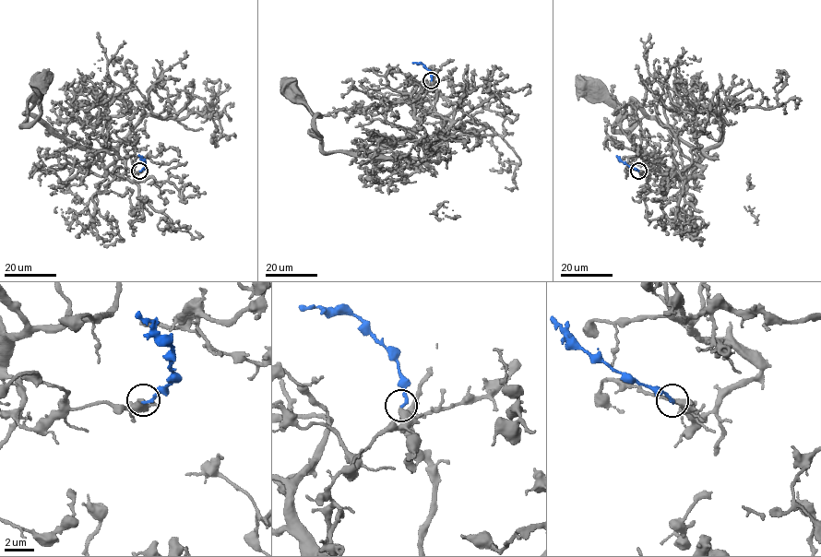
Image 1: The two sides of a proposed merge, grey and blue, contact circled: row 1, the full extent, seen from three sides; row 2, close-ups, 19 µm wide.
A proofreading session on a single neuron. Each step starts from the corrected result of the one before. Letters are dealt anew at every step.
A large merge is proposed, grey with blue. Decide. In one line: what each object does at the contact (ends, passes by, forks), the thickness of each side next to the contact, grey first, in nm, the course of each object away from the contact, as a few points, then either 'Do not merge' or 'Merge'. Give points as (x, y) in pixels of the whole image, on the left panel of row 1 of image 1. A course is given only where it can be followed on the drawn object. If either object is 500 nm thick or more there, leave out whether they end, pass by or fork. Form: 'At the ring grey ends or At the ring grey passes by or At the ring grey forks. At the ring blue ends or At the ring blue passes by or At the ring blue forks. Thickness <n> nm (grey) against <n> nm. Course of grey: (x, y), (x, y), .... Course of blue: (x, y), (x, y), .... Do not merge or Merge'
At the ring grey ends. At the ring blue ends. Thickness 400 nm (grey) against 220 nm. Course of grey: (139, 171), (101, 160), (124, 104), (142, 110), (117, 146), (75, 147), (29, 100), (21, 126), (41, 82). Course of blue: (139, 171), (146, 165), (138, 155). Do not merge

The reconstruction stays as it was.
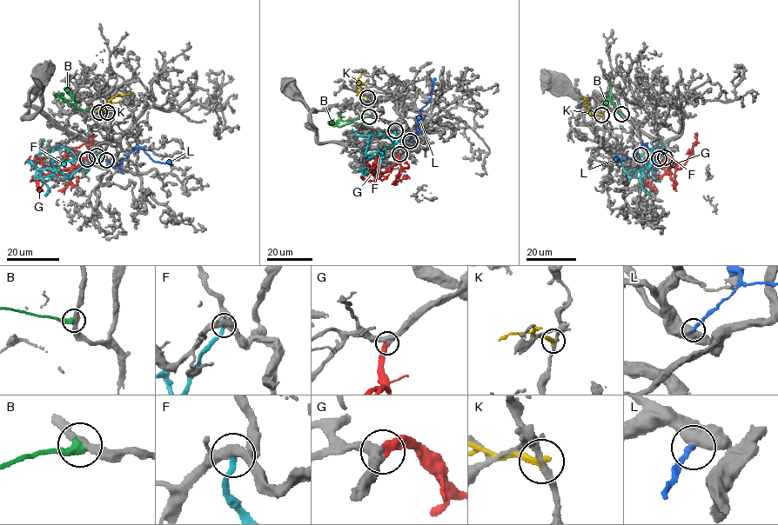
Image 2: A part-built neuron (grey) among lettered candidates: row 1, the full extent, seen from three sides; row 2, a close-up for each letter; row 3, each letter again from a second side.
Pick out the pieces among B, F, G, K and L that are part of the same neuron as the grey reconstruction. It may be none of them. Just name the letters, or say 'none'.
G

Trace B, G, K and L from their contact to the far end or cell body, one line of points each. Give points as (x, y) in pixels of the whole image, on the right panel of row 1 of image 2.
B: (621, 114), (615, 112), (610, 97), (608, 80)
G: (665, 157), (670, 157), (677, 169), (681, 168), (693, 151), (696, 132)
K: (601, 115), (589, 112), (586, 98), (580, 97)
L: (659, 158), (654, 164), (643, 144), (632, 158), (614, 159)

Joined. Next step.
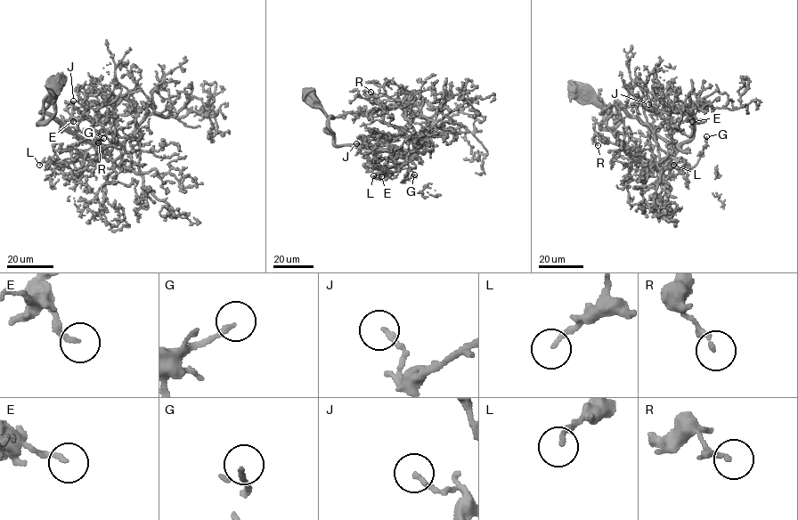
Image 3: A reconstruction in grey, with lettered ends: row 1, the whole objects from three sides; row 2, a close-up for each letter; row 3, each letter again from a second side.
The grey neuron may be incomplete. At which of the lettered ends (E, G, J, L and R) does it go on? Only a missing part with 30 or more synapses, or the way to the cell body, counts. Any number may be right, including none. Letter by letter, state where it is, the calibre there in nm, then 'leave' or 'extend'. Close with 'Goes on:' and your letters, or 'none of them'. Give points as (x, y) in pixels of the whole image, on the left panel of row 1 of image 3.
E: (73, 121) | 170 nm | leave
G: (103, 138) | 180 nm | extend
J: (73, 101) | 170 nm | leave
L: (39, 165) | 140 nm | leave
R: (98, 142) | 130 nm | leave
Goes on: G

